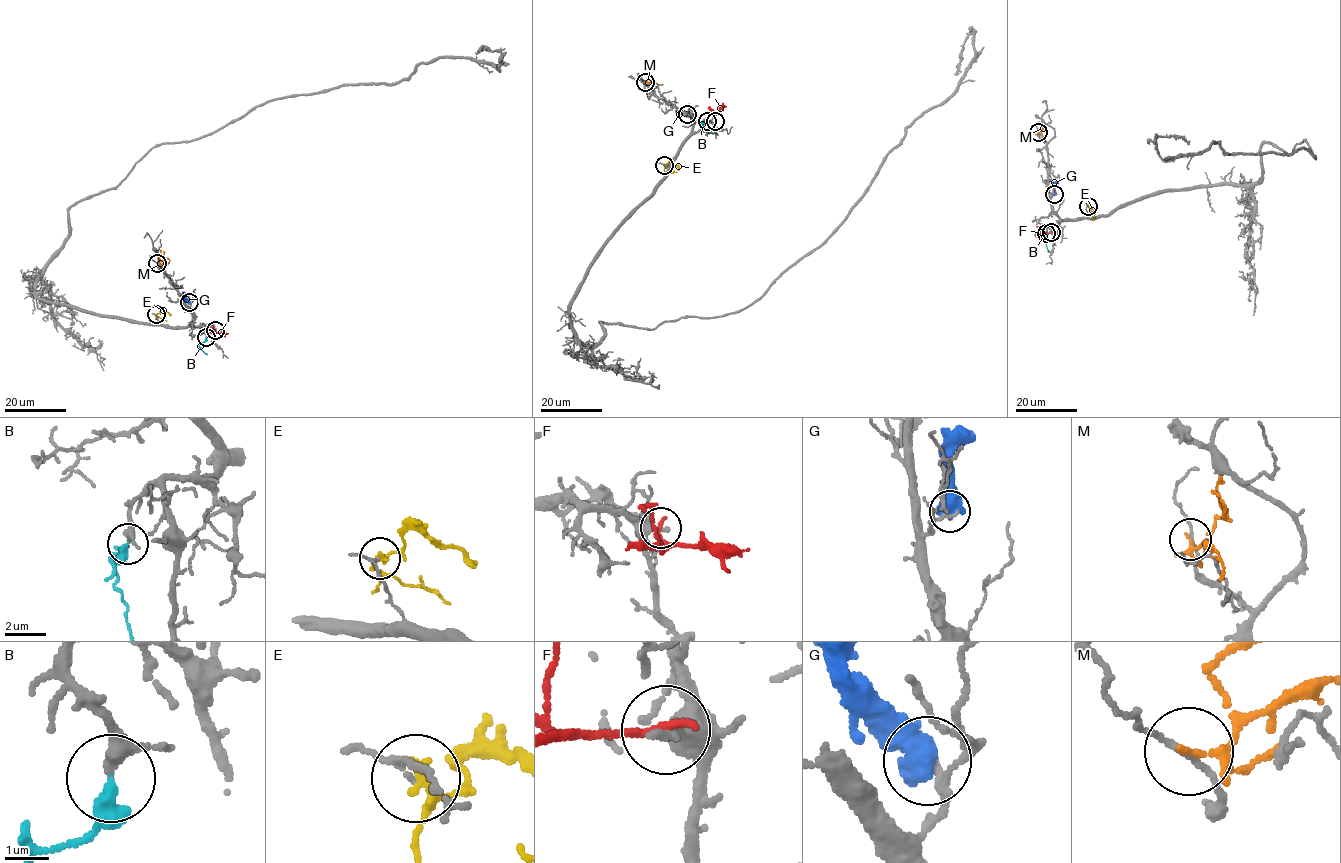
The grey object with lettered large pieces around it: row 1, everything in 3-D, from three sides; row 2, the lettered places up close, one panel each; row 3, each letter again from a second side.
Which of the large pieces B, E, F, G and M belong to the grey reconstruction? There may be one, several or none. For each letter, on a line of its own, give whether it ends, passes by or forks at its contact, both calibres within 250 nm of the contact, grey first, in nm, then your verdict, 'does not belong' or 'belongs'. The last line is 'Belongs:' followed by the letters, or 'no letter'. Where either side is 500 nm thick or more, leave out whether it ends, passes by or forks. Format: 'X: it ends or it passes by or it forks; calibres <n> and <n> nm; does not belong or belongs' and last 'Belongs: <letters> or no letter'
B: it ends; calibres 240 and 360 nm; belongs
E: it passes by; calibres 90 and 200 nm; does not belong
F: it ends; calibres 280 and 200 nm; does not belong
G: calibres 130 and 650 nm; does not belong
M: it forks; calibres 100 and 120 nm; does not belong
Belongs: B

